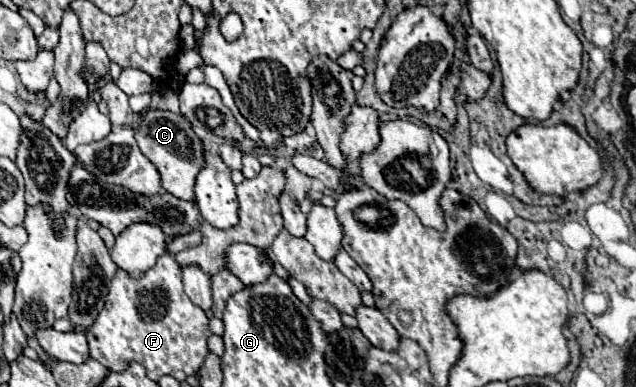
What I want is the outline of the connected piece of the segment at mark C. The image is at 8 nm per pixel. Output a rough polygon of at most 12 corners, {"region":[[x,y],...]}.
{"region":[[146,111],[136,141],[162,187],[194,201],[204,147],[182,115]]}

